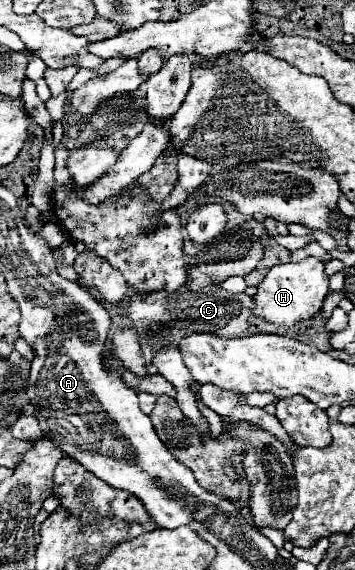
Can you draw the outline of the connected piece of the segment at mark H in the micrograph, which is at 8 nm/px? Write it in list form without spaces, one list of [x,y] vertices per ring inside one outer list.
[[[307,256],[301,262],[277,264],[277,266],[269,268],[267,276],[257,286],[257,294],[253,296],[257,306],[253,308],[253,314],[265,318],[267,322],[293,326],[301,320],[311,318],[313,314],[317,314],[321,310],[327,294],[329,294],[329,278],[325,276],[325,264],[319,258]]]

